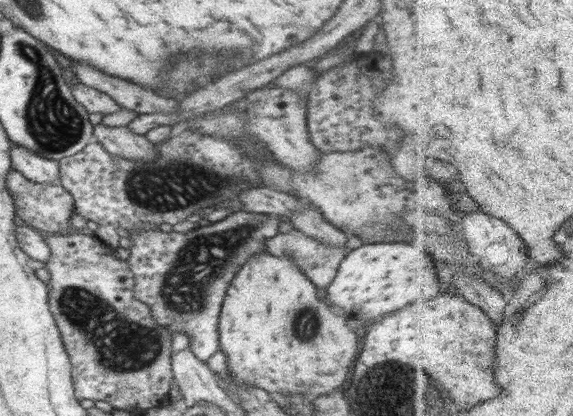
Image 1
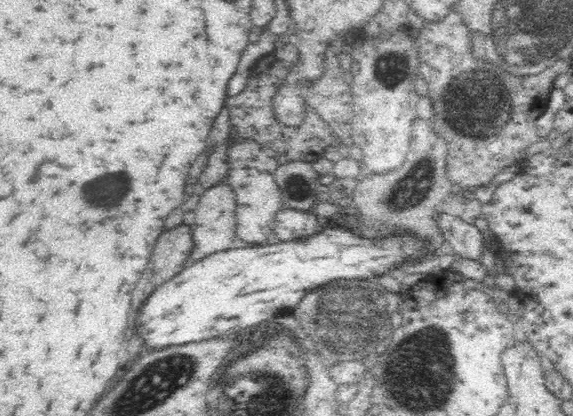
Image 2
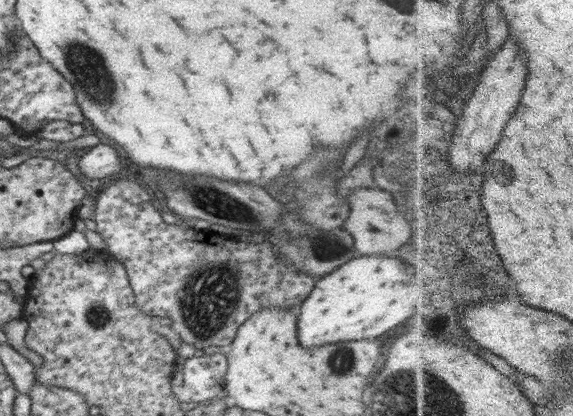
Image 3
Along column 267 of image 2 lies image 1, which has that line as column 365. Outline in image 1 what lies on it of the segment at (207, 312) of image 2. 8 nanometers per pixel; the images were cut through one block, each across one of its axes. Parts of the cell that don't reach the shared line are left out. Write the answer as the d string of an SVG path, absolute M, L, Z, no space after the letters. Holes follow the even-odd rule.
M366 244L346 254L338 274L328 285L326 302L340 306L346 314L372 320L404 308L418 300L434 300L442 292L436 260L428 248L410 244Z

